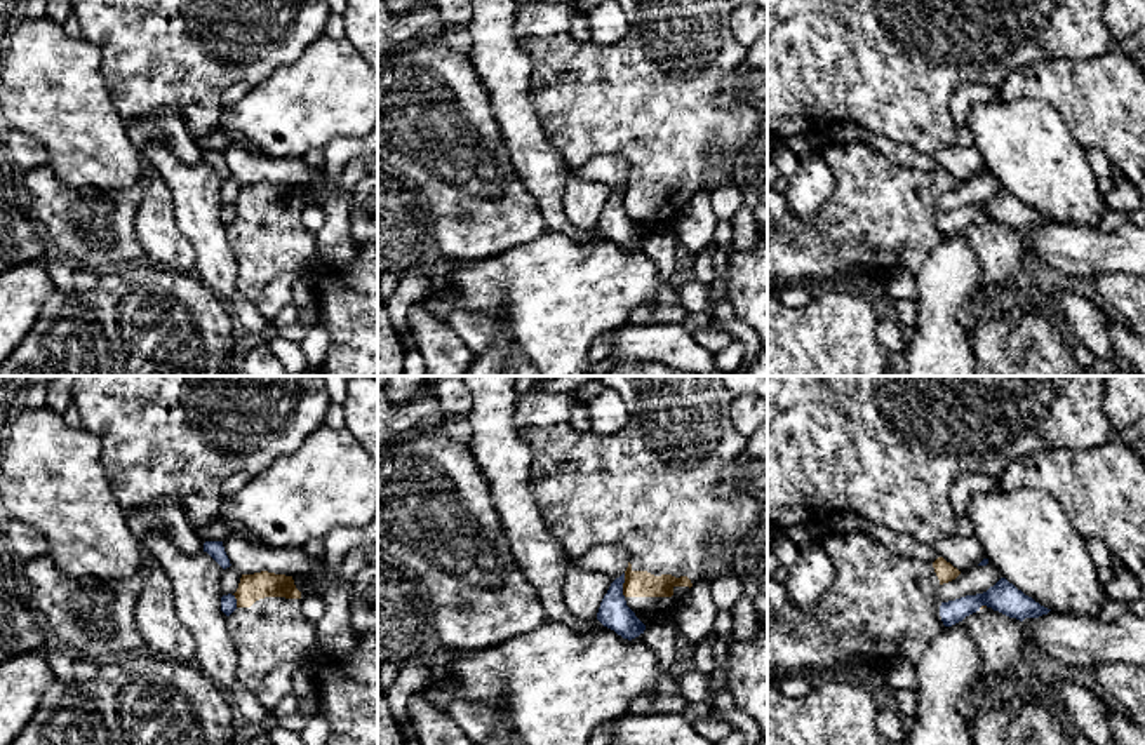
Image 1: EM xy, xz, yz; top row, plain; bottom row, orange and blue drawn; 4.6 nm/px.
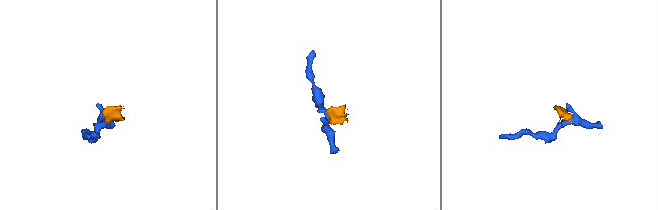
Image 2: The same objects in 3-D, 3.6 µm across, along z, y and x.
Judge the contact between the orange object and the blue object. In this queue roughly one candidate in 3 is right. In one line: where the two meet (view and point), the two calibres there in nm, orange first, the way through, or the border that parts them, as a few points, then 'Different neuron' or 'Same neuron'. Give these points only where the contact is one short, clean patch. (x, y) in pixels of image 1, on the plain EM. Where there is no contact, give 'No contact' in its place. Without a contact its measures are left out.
Touches orange at xz (623, 195). Thickness 130 nm (orange) against 140 nm. Boundary: xz (625, 183), (623, 206). Different neuron

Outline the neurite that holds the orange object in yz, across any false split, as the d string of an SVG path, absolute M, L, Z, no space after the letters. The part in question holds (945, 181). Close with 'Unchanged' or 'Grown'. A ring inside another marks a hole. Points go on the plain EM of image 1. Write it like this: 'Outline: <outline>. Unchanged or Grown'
Outline: M825 143L820 151L832 171L834 191L816 216L799 218L790 211L787 193L767 186L767 282L813 277L835 287L853 272L889 277L907 270L915 275L929 252L947 238L940 226L938 198L955 190L961 181L943 167L927 172L894 164L863 143Z. Grown

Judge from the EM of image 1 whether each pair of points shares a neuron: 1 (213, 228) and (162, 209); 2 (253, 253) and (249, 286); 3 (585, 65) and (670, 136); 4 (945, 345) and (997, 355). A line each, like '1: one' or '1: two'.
1: two
2: one
3: one
4: two

